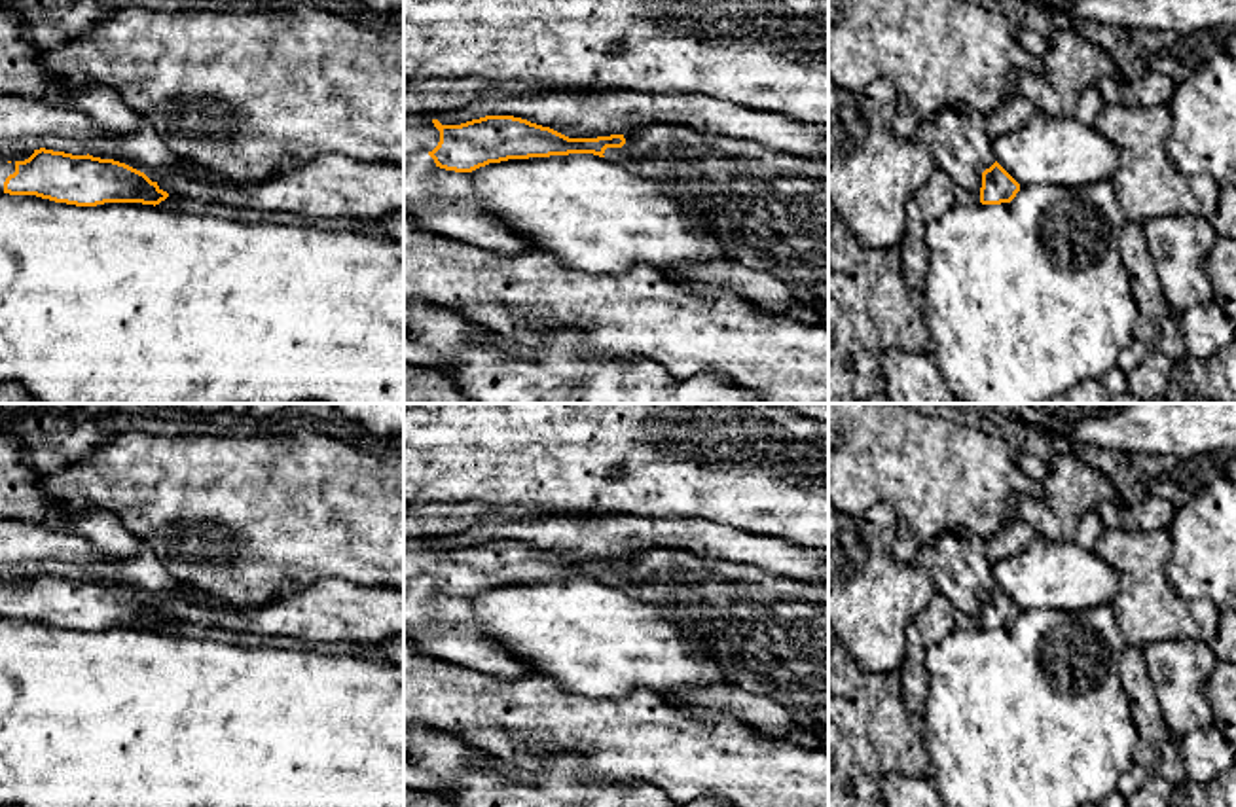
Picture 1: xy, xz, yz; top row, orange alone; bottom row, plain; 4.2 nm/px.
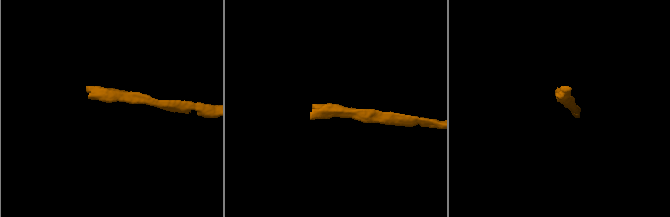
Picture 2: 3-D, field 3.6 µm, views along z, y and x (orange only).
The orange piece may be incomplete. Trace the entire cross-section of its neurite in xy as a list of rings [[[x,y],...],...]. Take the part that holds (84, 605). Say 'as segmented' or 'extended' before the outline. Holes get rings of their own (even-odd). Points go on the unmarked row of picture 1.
extended; [[[34,574],[25,585],[0,582],[0,618],[36,619],[55,627],[97,631],[104,627],[159,629],[169,621],[144,597],[93,580]]]

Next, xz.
extended; [[[404,540],[404,582],[428,578],[436,591],[472,597],[508,583],[593,578],[622,572],[624,559],[569,563],[514,540],[485,540],[461,549],[442,549],[428,540]]]

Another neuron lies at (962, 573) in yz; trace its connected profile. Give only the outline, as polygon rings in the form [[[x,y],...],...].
[[[963,530],[942,532],[919,546],[914,565],[933,576],[938,595],[971,618],[980,618],[982,597],[995,587],[980,538]]]

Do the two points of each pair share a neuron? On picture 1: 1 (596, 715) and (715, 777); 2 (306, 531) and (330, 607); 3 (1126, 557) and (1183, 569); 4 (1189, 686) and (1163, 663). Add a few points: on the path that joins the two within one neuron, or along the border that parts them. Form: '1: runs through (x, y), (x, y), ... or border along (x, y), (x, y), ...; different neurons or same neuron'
1: runs through (626, 726), (641, 730), (654, 741), (685, 754); same neuron
2: border along (366, 584), (321, 578), (281, 593); different neurons
3: border along (1164, 531), (1168, 538), (1166, 580), (1187, 601); different neurons
4: runs through (1183, 681), (1168, 665); same neuron

